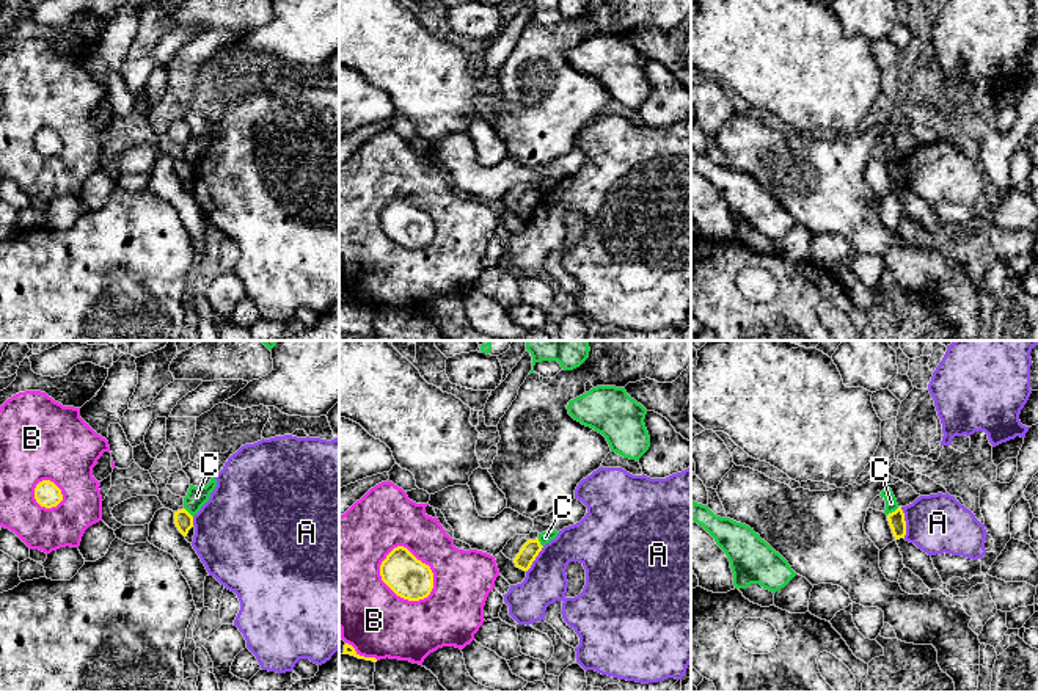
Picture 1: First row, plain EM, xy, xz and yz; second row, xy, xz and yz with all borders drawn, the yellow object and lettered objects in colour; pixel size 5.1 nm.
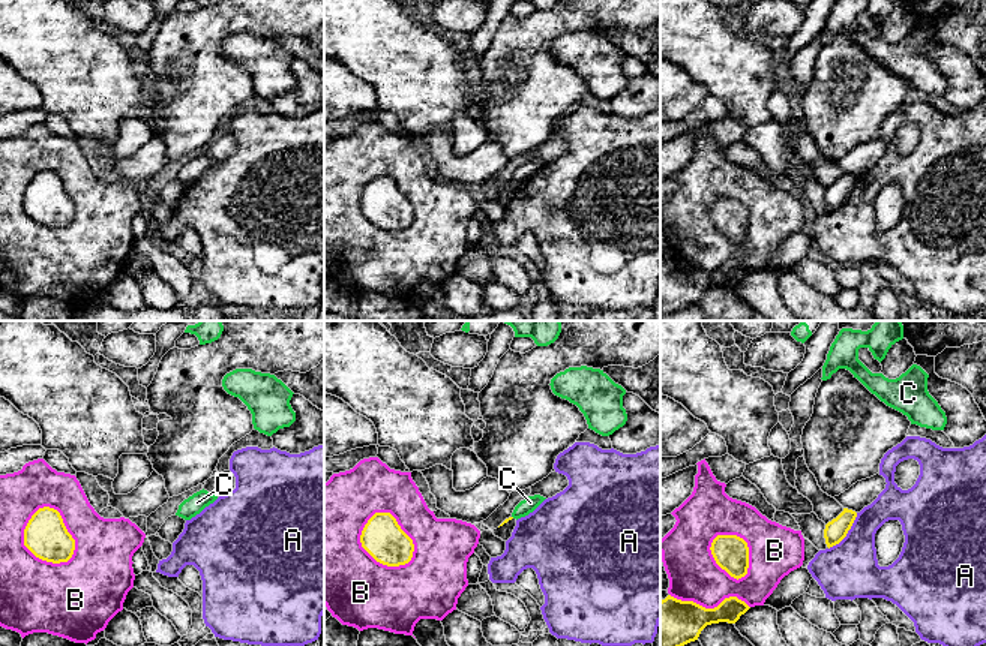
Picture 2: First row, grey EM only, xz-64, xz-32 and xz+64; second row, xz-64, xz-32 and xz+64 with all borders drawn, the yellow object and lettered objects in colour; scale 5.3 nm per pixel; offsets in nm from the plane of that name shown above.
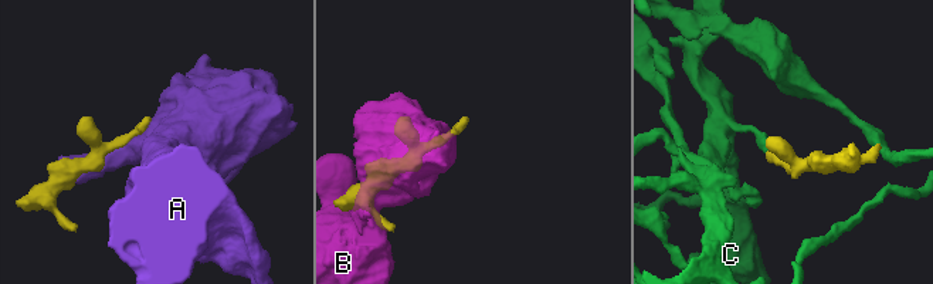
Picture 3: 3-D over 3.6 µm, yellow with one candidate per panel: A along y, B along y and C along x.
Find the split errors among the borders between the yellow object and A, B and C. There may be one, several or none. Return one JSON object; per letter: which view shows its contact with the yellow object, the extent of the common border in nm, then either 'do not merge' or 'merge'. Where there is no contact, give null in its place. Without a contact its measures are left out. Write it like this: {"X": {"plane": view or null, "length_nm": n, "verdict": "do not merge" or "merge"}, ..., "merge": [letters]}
{"A": {"plane": "yz", "length_nm": 160, "verdict": "do not merge"}, "B": {"plane": "xz", "length_nm": 320, "verdict": "do not merge"}, "C": {"plane": "yz", "length_nm": 80, "verdict": "do not merge"}, "merge": []}

